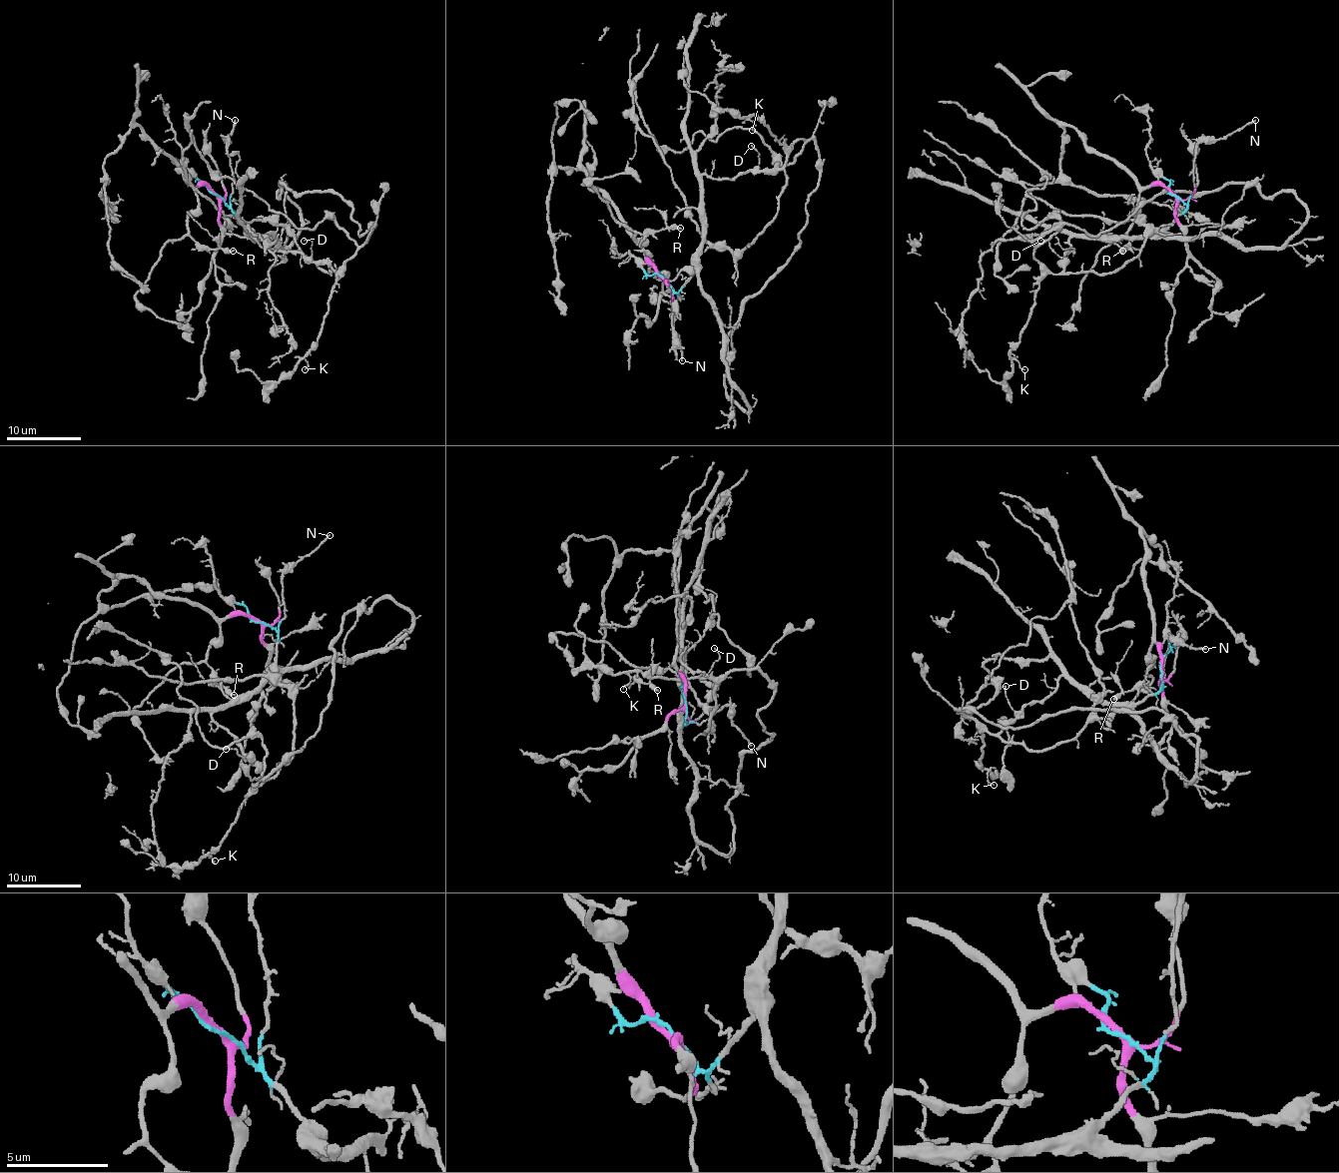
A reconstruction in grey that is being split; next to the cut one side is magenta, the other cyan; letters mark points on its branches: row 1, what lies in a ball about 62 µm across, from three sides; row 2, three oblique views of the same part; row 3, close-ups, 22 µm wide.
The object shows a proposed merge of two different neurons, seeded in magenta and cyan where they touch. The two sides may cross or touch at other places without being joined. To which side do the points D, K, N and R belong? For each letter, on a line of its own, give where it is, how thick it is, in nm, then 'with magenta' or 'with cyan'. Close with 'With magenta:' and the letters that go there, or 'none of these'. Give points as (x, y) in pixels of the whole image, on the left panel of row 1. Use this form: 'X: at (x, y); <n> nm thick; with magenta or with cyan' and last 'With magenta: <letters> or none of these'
D: at (304, 241); 110 nm thick; with cyan
K: at (305, 369); 120 nm thick; with cyan
N: at (235, 120); 170 nm thick; with cyan
R: at (233, 251); 360 nm thick; with magenta
With magenta: R

